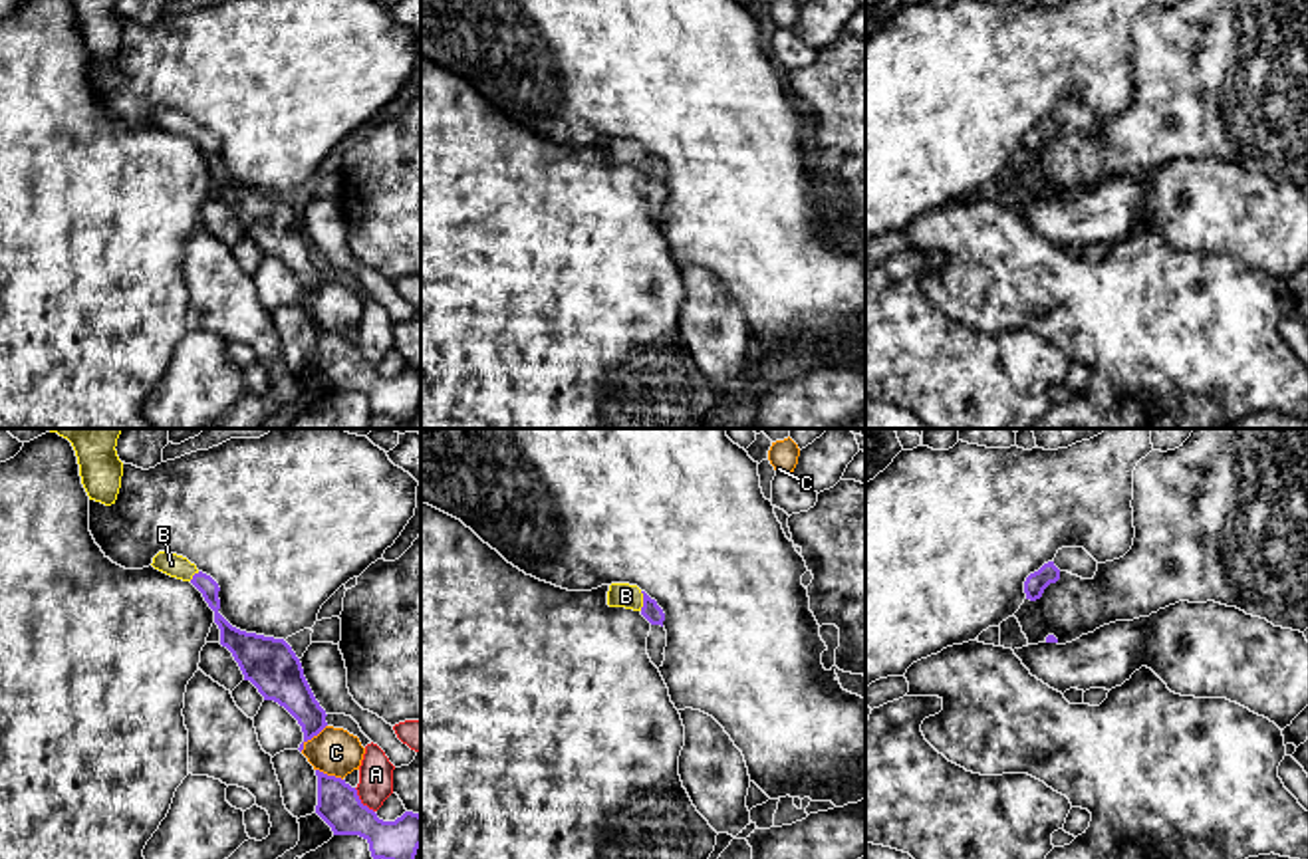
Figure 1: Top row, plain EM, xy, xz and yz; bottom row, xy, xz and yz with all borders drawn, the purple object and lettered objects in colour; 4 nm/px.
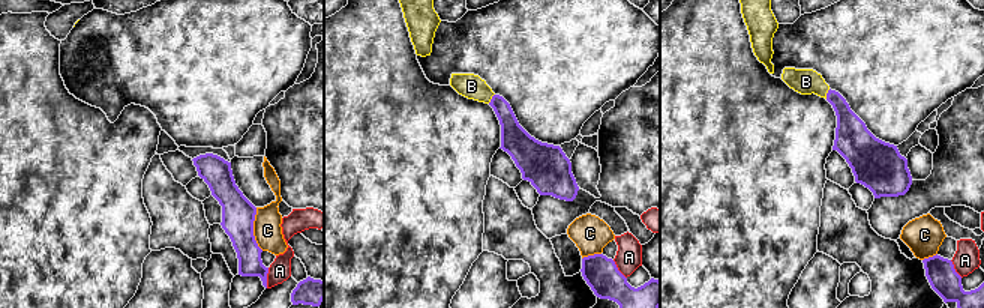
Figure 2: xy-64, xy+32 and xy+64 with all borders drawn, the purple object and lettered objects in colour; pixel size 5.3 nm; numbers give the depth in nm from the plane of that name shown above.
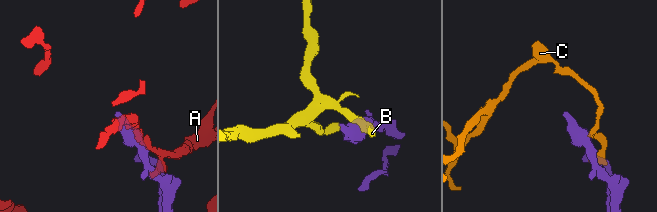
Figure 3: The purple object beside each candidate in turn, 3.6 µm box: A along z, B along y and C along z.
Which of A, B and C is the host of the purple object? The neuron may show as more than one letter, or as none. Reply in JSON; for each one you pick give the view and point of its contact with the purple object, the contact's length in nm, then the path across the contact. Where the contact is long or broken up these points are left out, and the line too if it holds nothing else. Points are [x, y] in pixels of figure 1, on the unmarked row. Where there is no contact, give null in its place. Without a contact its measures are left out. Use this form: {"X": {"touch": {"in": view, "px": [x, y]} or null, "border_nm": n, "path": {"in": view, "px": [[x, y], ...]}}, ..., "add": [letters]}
{"B": {"touch": {"in": "xz", "px": [644, 157]}, "border_nm": 80, "path": {"in": "xz", "px": [[652, 167], [644, 157], [626, 151]]}}, "add": ["B"]}

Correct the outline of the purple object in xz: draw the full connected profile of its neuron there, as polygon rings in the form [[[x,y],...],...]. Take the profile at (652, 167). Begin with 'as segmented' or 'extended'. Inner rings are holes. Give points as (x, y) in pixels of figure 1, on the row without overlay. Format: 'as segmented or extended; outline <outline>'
extended; outline [[[611,139],[607,147],[607,161],[639,167],[651,181],[663,183],[665,177],[663,165],[637,141]]]

